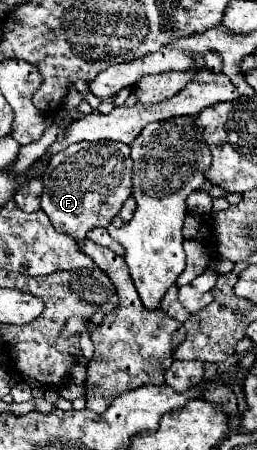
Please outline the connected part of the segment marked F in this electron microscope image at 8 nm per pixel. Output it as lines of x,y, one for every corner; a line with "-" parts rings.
81,141
69,145
65,151
59,151
51,157
47,171
43,175
43,195
41,209
49,215
57,231
65,231
73,239
85,239
87,231
93,227
107,227
111,219
121,211
123,203
131,197
131,157
129,145
109,143
109,141

